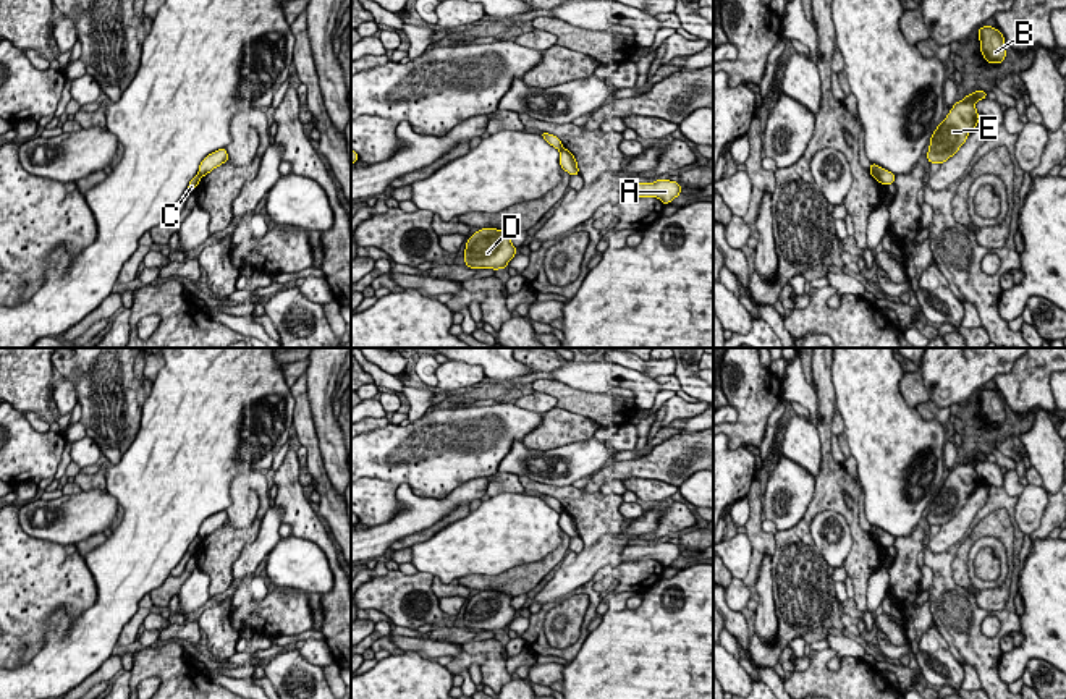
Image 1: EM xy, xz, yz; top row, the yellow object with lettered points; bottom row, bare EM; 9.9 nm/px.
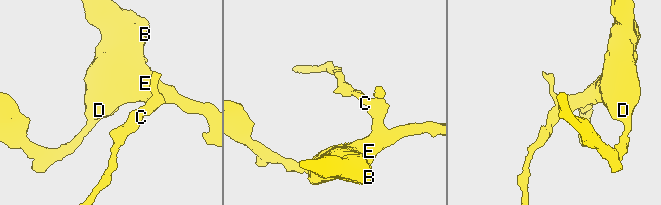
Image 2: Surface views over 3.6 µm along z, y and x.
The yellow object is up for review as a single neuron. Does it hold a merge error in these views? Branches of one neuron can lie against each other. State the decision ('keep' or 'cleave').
cleave

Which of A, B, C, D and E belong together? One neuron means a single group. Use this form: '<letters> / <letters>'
A B D E / C

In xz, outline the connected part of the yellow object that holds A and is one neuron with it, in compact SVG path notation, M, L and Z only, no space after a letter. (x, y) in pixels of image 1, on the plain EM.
M670 542L654 545L626 545L621 552L621 561L626 560L657 560L665 568L681 557L681 547Z

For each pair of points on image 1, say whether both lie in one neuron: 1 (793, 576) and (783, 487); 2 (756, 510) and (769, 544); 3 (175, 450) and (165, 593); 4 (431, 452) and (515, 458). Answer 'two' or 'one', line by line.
1: two
2: one
3: two
4: two

